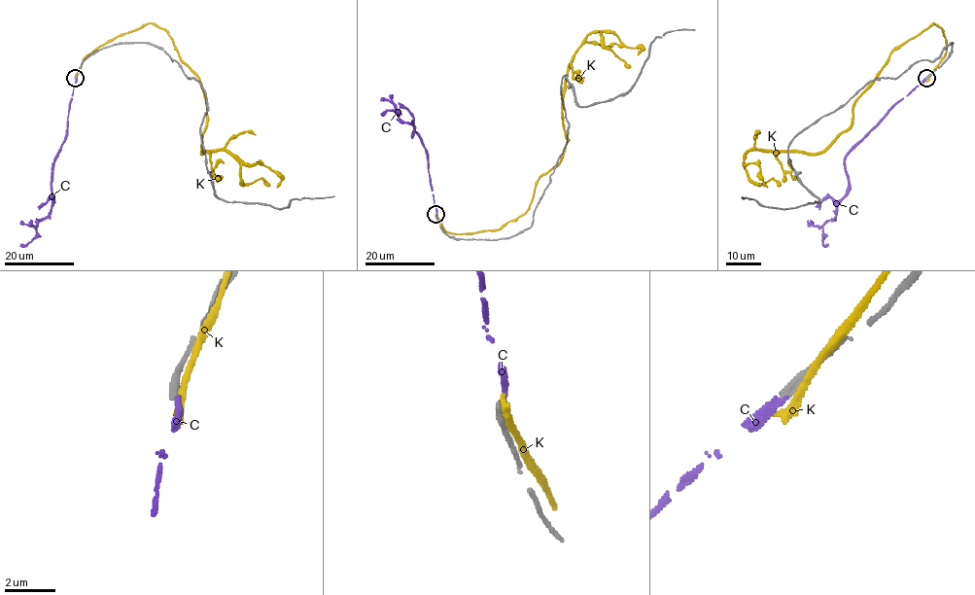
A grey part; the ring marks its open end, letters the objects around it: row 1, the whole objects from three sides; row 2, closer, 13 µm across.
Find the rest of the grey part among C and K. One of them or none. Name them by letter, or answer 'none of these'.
none of these

